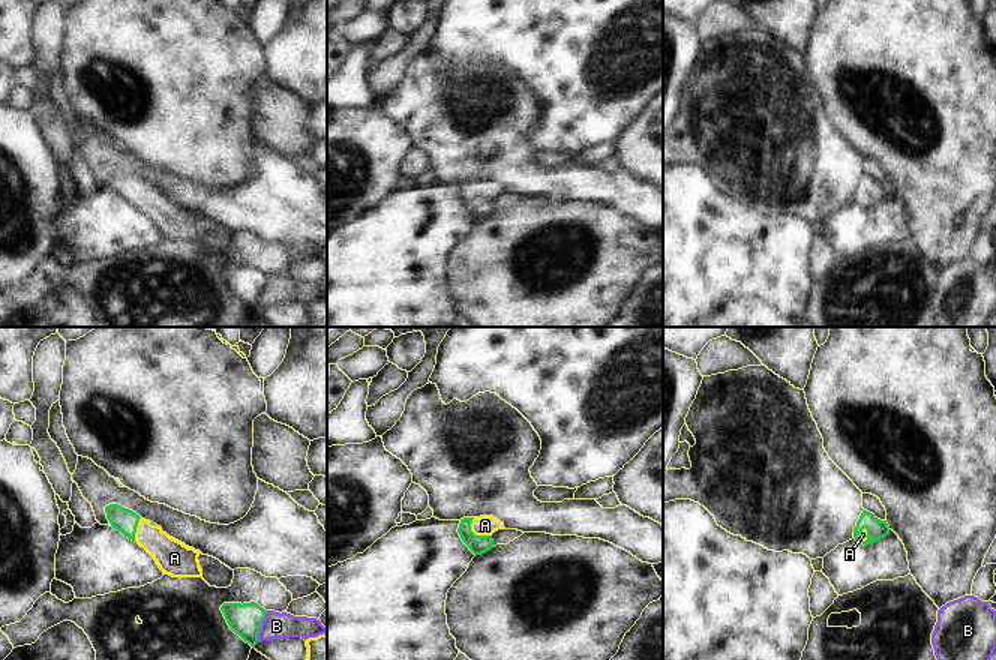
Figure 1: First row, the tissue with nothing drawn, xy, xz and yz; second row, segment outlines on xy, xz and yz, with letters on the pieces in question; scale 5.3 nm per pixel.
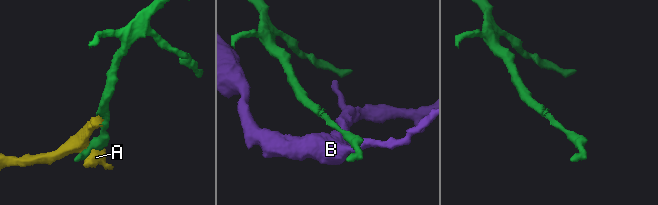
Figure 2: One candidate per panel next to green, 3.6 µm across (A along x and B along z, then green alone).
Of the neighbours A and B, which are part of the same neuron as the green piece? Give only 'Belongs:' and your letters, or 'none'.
Belongs: A.

